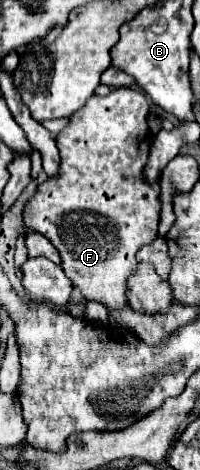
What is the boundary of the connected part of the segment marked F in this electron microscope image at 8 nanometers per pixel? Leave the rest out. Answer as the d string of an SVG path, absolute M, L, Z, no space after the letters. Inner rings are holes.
M114 88L108 96L92 96L78 112L72 114L68 130L56 136L60 150L60 174L46 178L38 186L38 194L28 202L24 210L24 222L28 228L46 236L60 252L62 268L76 288L82 290L86 300L96 300L108 310L128 306L126 280L136 272L136 252L142 244L152 242L158 236L158 182L146 184L140 174L150 152L150 132L146 118L150 114L148 98L138 88Z

